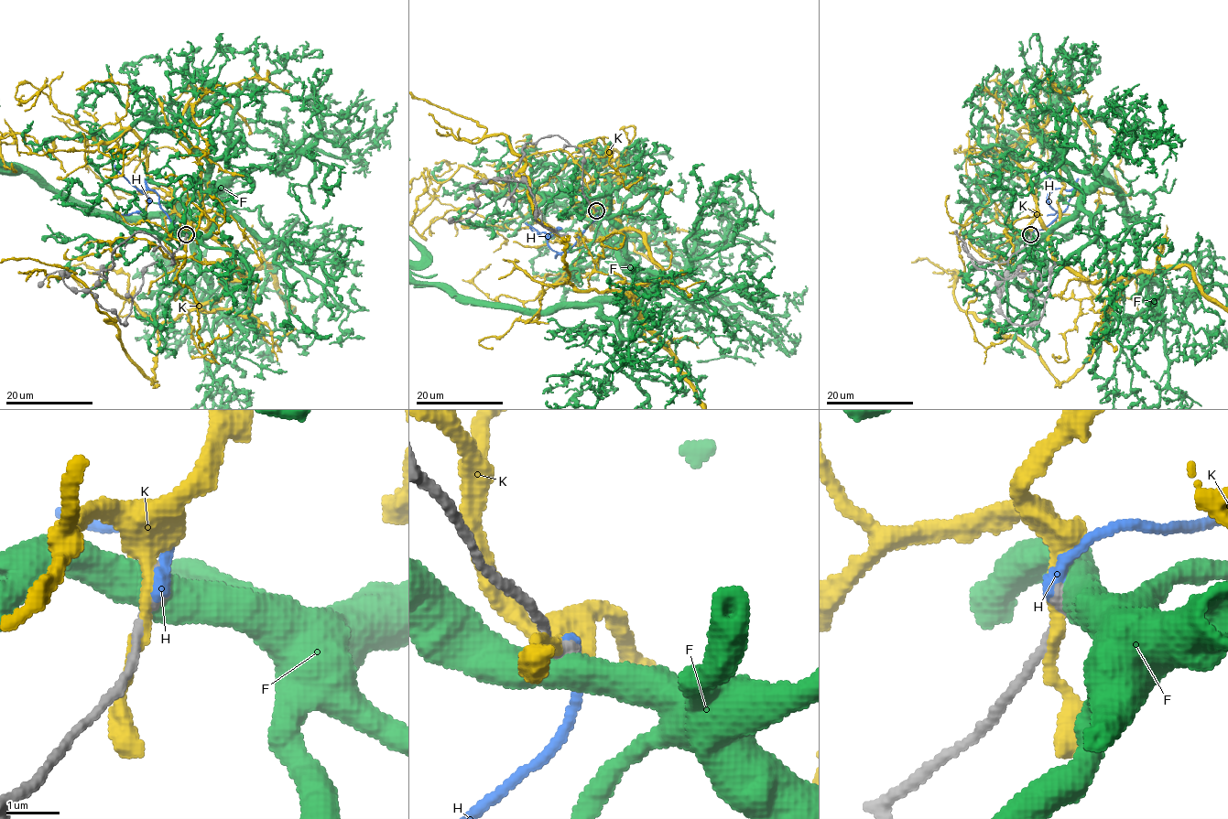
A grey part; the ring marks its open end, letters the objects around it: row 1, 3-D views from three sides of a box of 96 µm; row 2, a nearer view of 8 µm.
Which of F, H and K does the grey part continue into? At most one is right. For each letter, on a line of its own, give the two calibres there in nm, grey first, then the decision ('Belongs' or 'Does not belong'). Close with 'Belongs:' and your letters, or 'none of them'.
F: Thickness 280 nm (grey) against 550 nm. Does not belong
H: Thickness 280 nm (grey) against 220 nm. Belongs
K: Thickness 300 nm (grey) against 190 nm. Does not belong
Belongs: H

